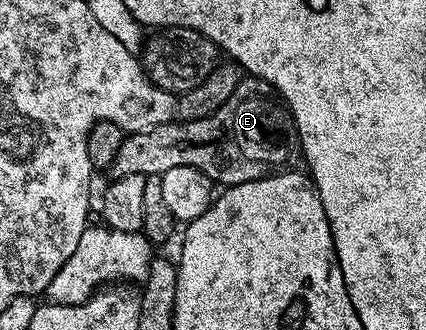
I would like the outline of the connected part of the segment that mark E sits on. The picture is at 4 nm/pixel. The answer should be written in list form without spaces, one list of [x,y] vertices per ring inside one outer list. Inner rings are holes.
[[[245,76],[234,95],[208,117],[181,121],[173,119],[144,133],[125,136],[110,166],[113,178],[142,174],[154,177],[170,167],[198,167],[220,187],[256,181],[279,170],[298,149],[296,124],[276,88],[257,77]]]

